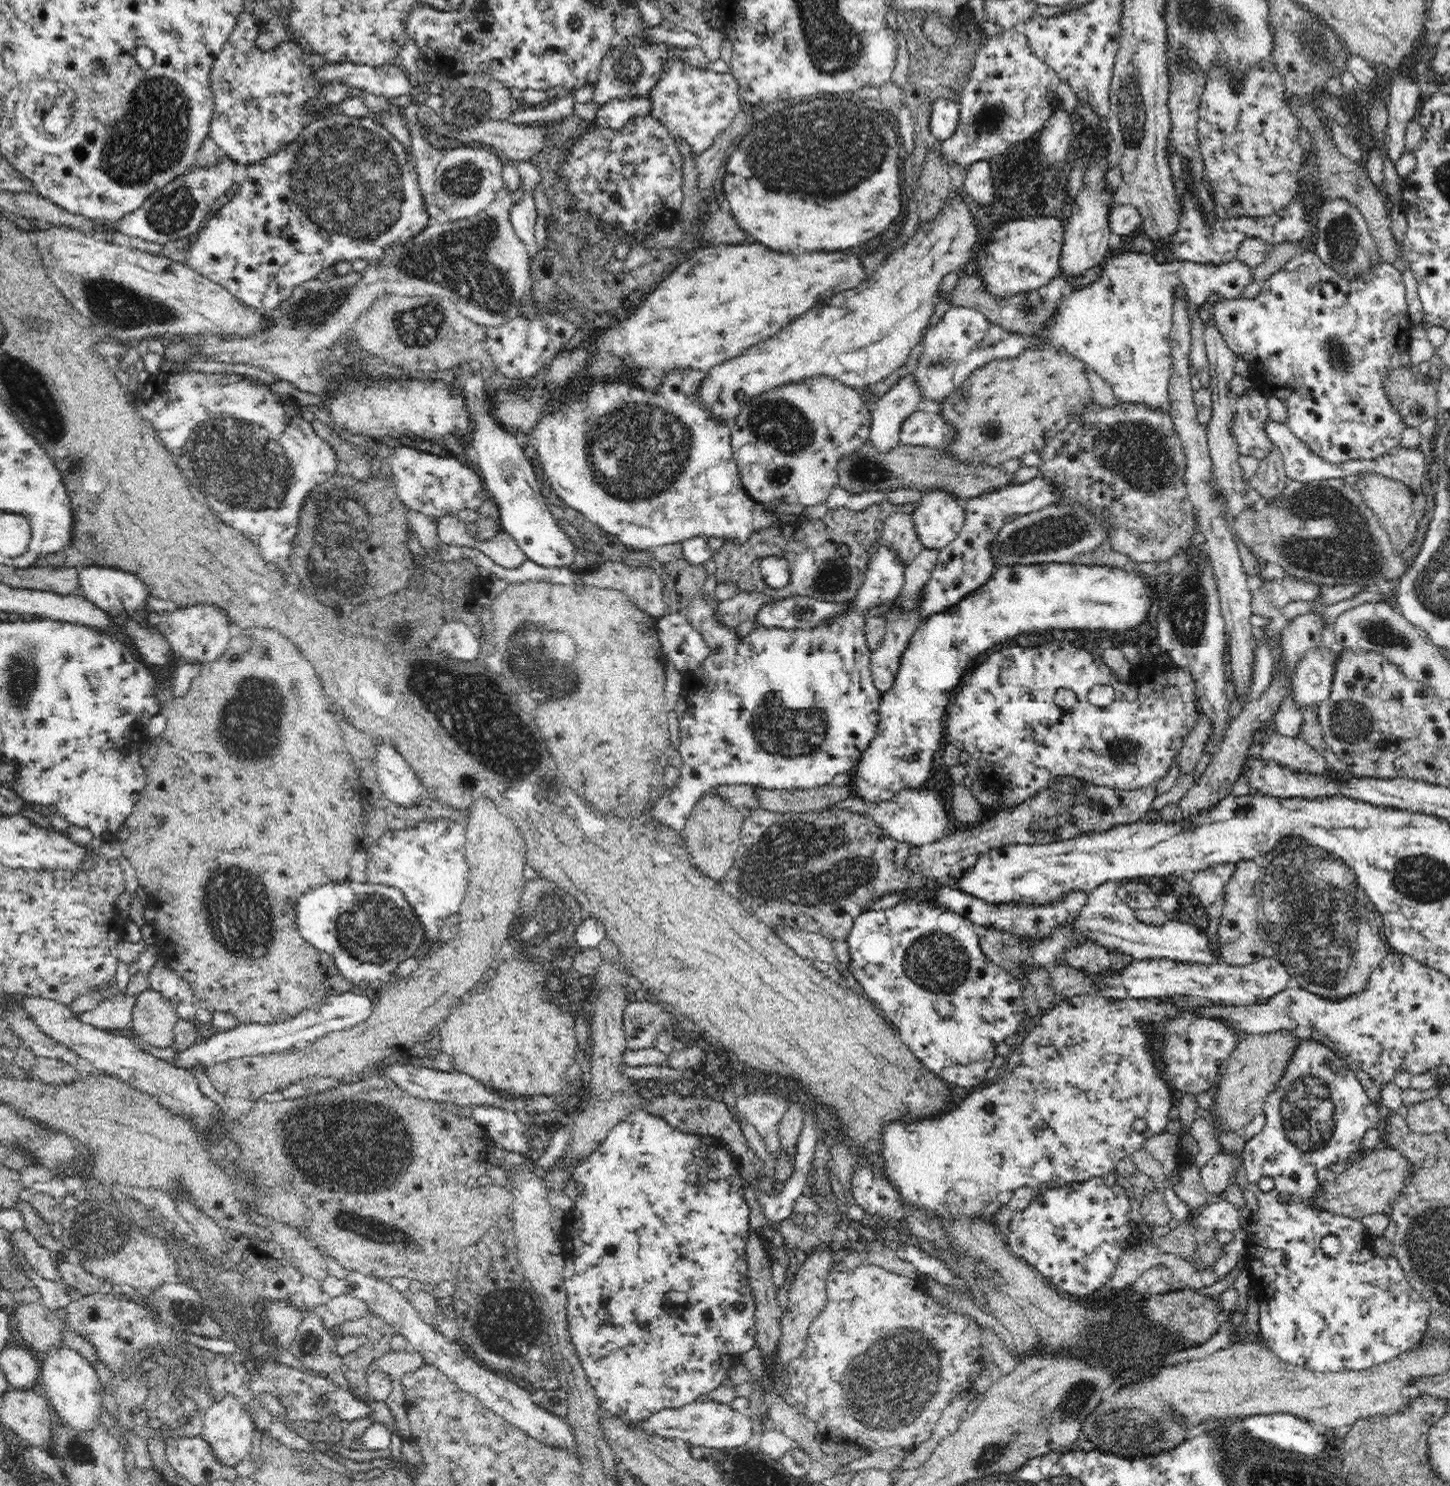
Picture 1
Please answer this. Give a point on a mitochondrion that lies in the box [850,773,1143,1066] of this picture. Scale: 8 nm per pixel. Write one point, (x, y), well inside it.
(938, 961)

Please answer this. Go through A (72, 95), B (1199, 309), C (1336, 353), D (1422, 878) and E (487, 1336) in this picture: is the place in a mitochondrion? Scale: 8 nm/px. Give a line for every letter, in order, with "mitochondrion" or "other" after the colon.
A: other
B: other
C: mitochondrion
D: mitochondrion
E: mitochondrion

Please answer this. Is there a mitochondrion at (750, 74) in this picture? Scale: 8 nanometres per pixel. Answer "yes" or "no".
no

